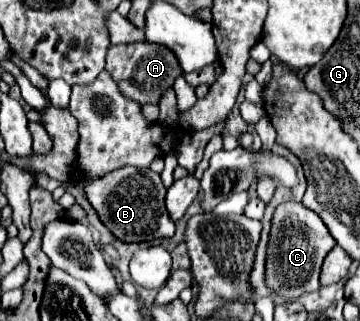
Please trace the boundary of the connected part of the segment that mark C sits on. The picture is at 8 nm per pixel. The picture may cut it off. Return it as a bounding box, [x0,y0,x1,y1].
[267,202,337,300]

